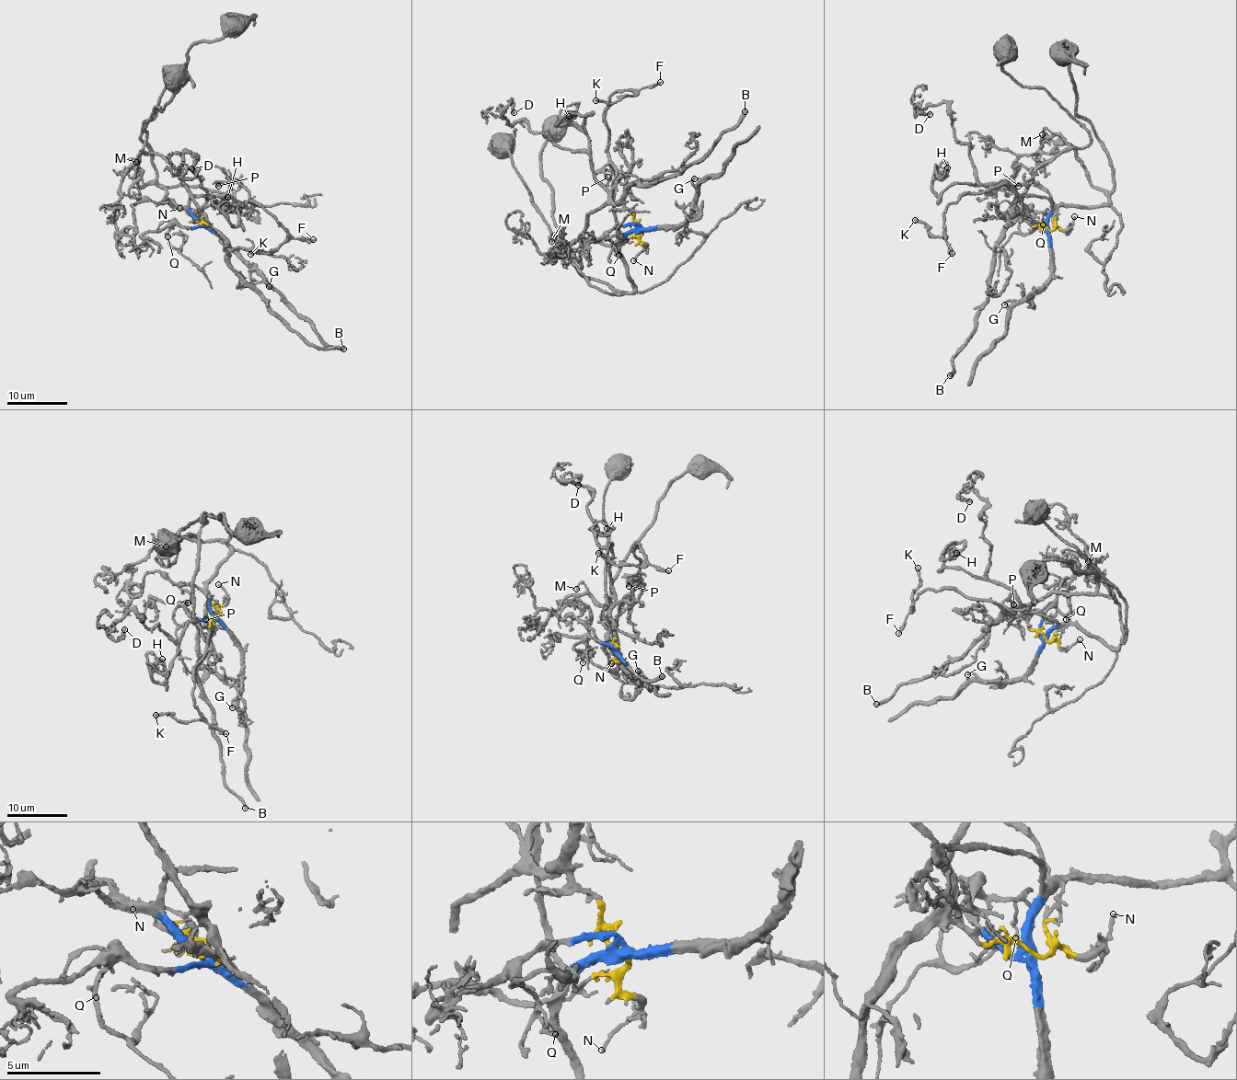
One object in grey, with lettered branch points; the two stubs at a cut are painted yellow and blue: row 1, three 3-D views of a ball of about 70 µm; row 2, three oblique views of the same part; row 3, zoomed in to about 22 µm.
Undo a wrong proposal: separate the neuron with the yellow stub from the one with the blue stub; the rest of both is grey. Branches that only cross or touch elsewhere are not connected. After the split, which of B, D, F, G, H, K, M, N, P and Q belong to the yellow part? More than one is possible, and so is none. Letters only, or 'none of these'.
B, D, H, M, N

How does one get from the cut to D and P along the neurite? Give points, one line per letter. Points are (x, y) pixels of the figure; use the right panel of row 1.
D: (1047, 228), (1022, 218), (1018, 194), (1006, 185), (978, 181), (950, 105), (916, 116), (930, 113)
P: (1046, 228), (1051, 201), (1046, 197), (1017, 196), (1011, 187), (1013, 181), (1019, 186)

